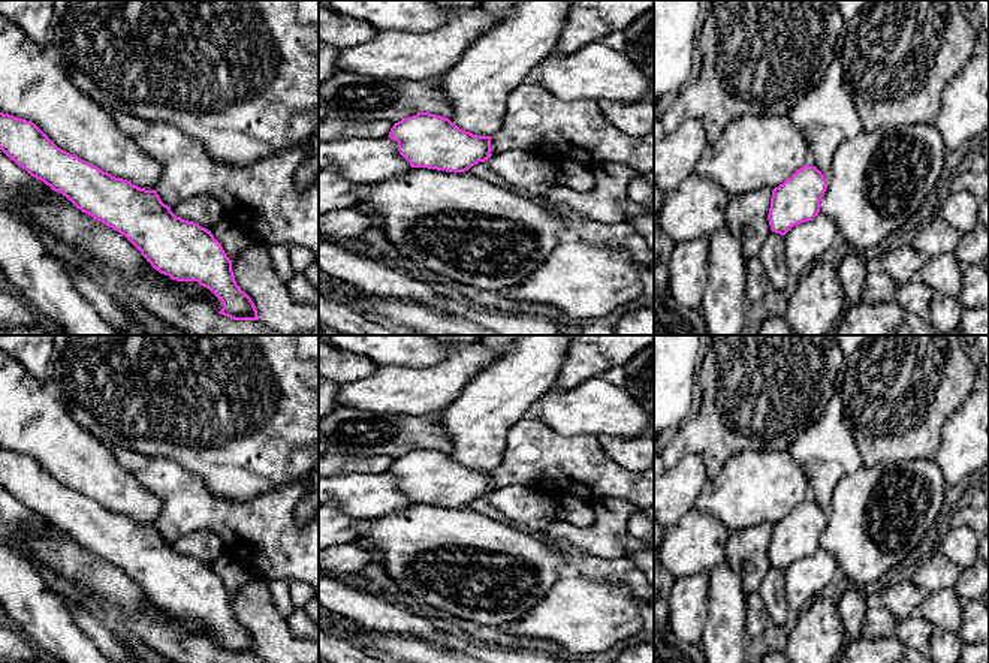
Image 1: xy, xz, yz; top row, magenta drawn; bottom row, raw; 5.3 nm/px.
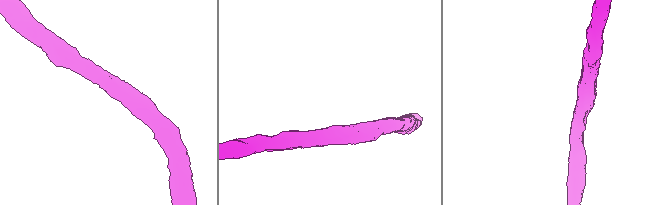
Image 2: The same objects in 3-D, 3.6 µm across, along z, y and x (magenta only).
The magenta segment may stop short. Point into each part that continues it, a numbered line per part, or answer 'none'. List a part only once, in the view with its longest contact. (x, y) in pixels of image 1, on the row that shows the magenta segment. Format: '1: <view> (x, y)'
none

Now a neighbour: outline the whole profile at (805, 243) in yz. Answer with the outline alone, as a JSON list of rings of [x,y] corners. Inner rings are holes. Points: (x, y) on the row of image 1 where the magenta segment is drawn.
[[[821,211],[812,220],[793,226],[784,236],[791,280],[808,274],[829,247],[839,244],[833,220]]]

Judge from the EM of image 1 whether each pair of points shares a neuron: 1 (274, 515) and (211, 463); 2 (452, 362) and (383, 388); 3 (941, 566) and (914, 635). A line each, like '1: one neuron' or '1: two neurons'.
1: two neurons
2: one neuron
3: one neuron

